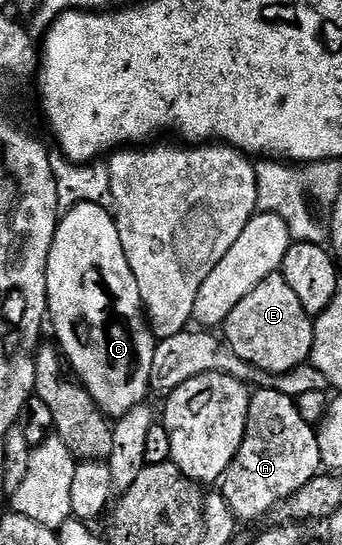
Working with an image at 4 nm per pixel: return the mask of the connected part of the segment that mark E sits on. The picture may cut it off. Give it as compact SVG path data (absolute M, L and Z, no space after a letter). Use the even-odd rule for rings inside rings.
M281 272L267 276L255 292L247 292L223 327L224 341L247 364L269 373L289 373L306 365L313 356L314 319L299 304L299 297ZM225 333L225 334L224 334Z

